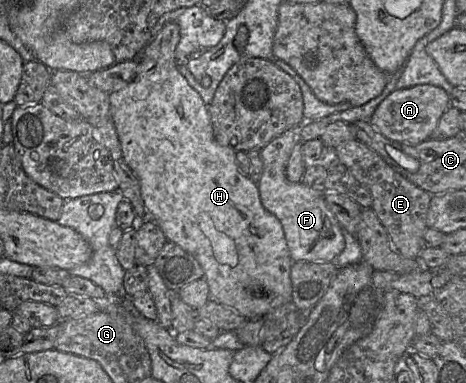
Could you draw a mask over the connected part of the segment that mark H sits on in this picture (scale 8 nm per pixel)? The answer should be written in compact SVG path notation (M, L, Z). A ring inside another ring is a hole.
M168 23L159 34L153 38L138 55L137 76L125 88L109 93L110 117L116 129L122 154L125 162L138 178L141 189L141 196L150 220L155 222L168 241L180 246L184 251L192 255L201 266L204 279L207 282L210 293L210 300L233 309L246 320L260 320L262 317L274 310L269 305L277 296L283 296L284 304L290 303L292 299L292 284L290 278L292 260L281 222L276 216L268 212L262 205L258 185L250 178L245 177L239 171L236 160L236 151L229 145L219 145L213 134L213 127L208 106L197 91L195 91L187 80L179 73L175 50L180 40L180 28L176 23ZM258 288L264 290L263 297L255 297L254 293Z

